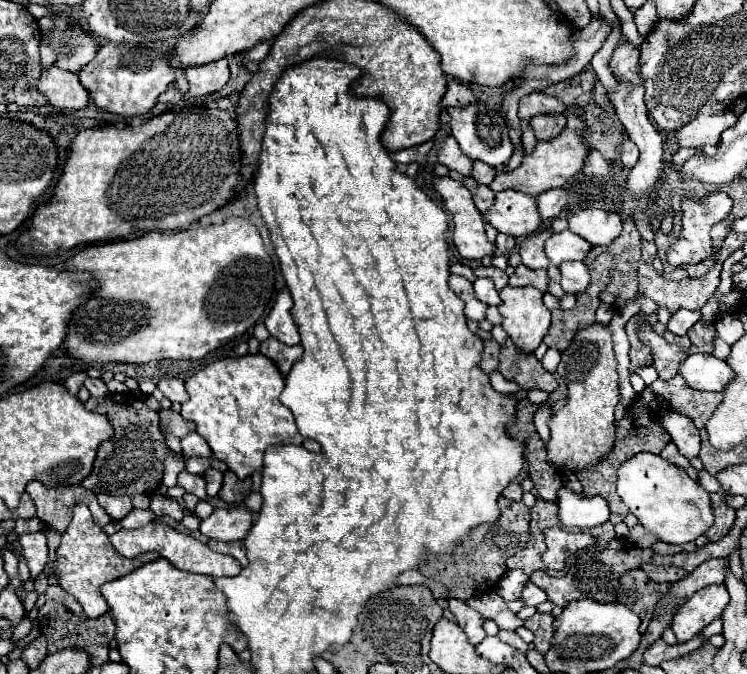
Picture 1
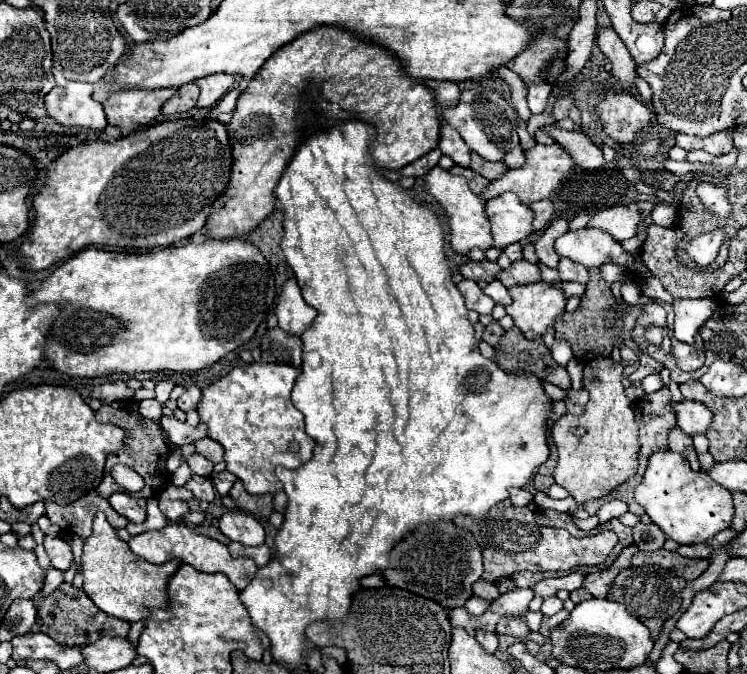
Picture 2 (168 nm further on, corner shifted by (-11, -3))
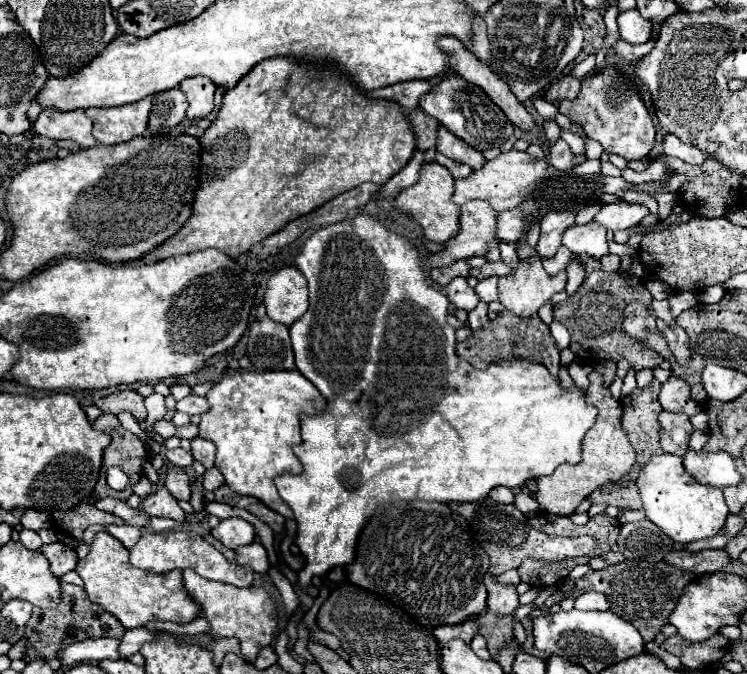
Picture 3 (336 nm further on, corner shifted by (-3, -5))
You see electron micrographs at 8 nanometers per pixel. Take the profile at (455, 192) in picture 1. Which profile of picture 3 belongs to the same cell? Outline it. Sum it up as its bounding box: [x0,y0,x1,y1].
[394,161,460,243]

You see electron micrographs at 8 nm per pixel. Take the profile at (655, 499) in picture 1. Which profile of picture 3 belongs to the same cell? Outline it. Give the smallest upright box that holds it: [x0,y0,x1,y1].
[638,453,728,543]

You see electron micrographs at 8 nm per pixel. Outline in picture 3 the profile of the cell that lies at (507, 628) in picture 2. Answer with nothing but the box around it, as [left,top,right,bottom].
[484,573,520,613]

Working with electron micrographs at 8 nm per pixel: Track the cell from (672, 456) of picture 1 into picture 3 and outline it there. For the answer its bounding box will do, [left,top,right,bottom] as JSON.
[660,411,694,457]

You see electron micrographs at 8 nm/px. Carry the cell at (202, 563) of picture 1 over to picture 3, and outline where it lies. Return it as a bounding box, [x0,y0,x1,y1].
[130,531,254,587]

